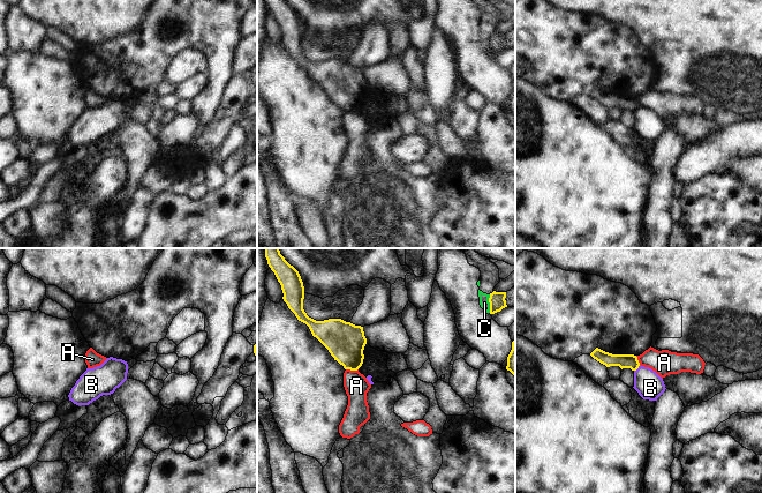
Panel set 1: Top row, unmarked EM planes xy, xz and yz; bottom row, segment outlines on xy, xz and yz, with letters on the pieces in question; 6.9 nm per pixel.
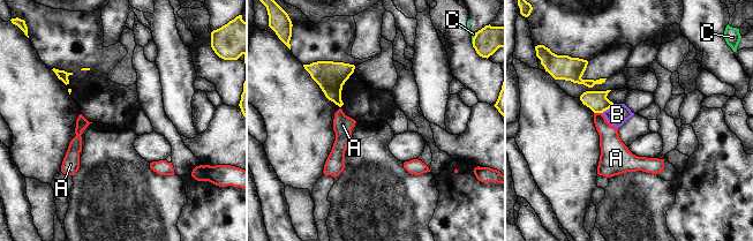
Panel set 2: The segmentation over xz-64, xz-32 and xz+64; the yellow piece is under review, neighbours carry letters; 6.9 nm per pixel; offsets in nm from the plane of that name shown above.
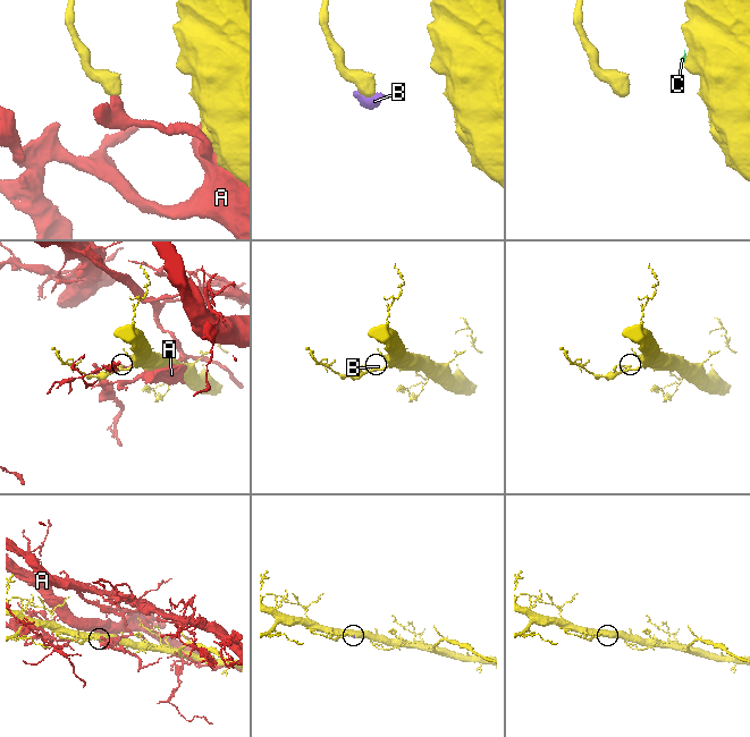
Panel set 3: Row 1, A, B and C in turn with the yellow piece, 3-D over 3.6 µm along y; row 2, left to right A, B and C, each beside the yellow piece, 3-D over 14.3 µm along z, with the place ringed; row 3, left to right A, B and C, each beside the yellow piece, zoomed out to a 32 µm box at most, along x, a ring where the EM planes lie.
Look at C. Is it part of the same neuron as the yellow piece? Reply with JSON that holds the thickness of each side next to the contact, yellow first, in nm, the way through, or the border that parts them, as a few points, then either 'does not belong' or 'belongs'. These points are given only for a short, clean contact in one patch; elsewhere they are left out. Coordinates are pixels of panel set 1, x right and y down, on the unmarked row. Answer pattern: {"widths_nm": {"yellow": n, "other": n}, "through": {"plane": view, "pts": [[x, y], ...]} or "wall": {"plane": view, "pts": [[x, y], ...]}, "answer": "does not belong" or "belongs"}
{"widths_nm": {"yellow": 110, "other": 70}, "wall": {"plane": "xz", "pts": [[490, 36], [489, 53]]}, "answer": "does not belong"}

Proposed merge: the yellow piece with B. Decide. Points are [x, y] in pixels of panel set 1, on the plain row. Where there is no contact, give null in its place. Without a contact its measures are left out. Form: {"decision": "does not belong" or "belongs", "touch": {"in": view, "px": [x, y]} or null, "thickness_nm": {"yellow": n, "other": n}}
{"decision": "does not belong", "touch": {"in": "yz", "px": [636, 110]}, "thickness_nm": {"yellow": 100, "other": 190}}

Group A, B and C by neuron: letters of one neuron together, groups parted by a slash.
A / B C

